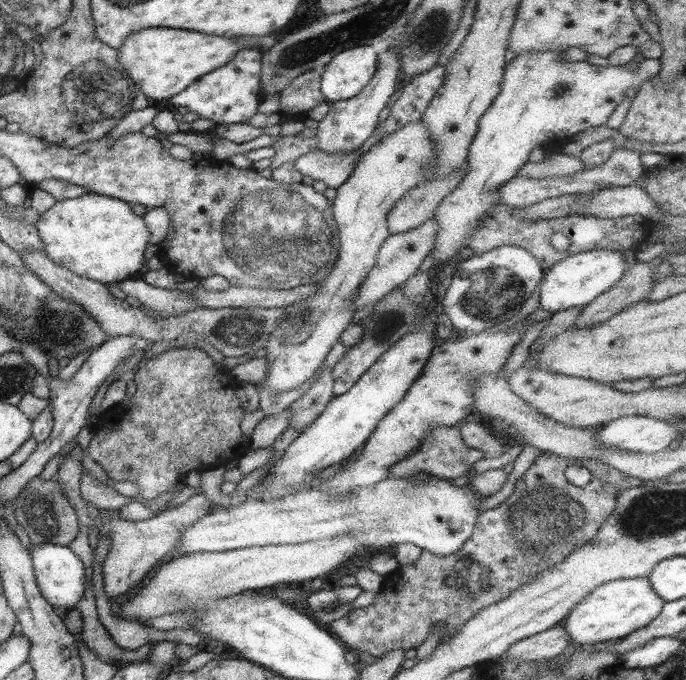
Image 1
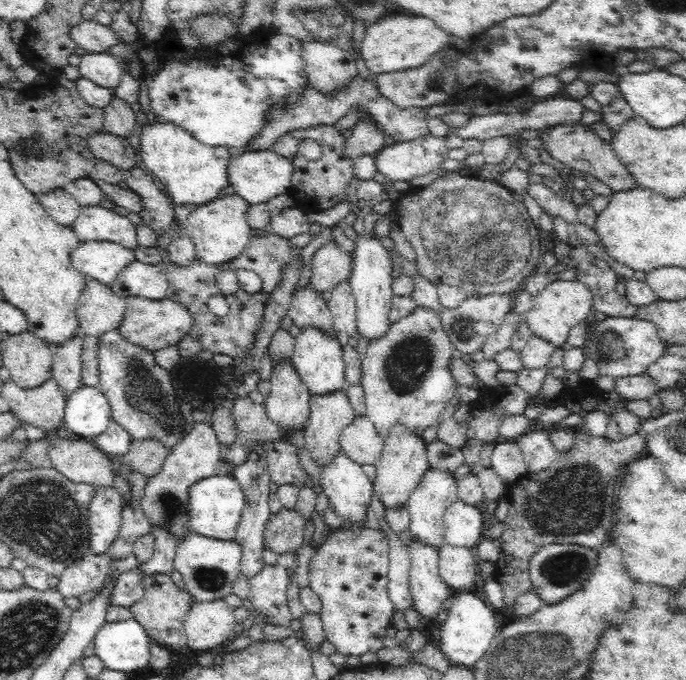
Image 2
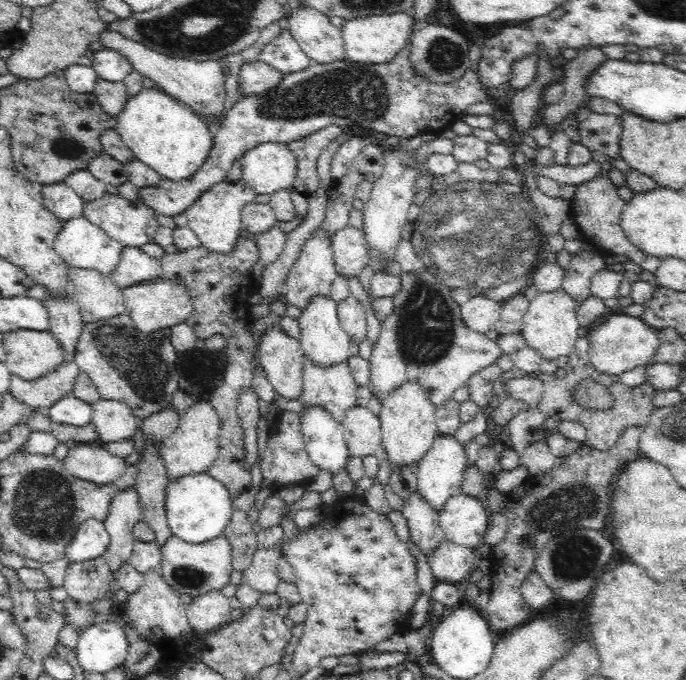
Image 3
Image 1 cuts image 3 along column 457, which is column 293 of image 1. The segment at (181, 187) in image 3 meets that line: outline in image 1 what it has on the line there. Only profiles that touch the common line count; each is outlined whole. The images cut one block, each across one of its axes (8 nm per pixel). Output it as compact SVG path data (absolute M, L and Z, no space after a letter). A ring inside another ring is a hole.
M314 69L296 76L280 93L279 114L288 120L303 119L308 110L326 101L321 91L321 76Z

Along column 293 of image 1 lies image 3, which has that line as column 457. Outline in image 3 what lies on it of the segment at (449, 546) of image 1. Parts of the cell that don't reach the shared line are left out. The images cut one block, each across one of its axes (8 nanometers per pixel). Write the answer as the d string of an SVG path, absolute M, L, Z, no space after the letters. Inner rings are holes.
M462 492L452 496L439 512L439 525L445 539L473 550L484 542L489 509L475 497Z

